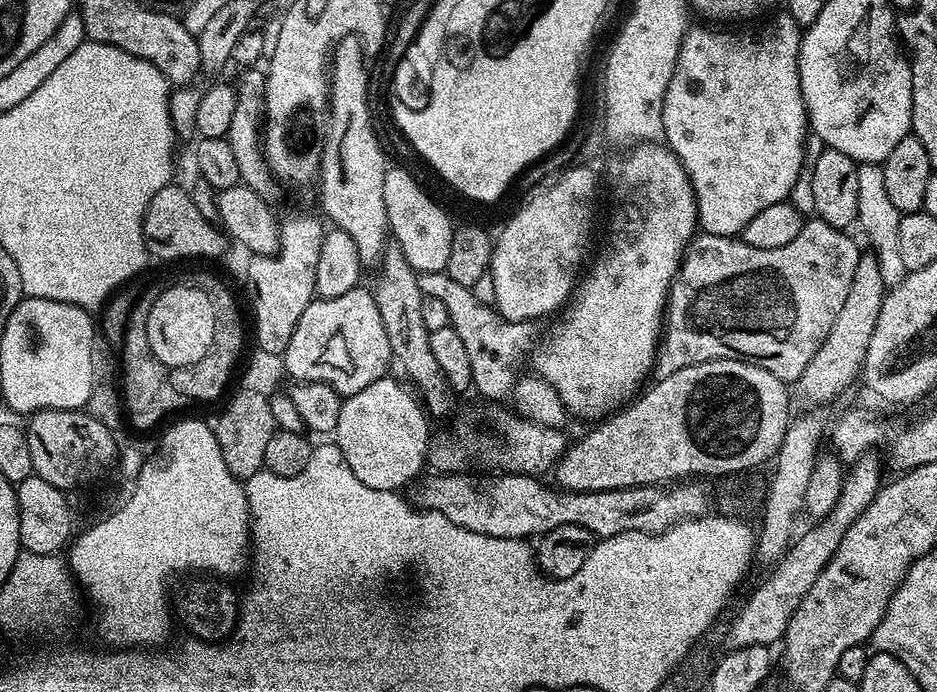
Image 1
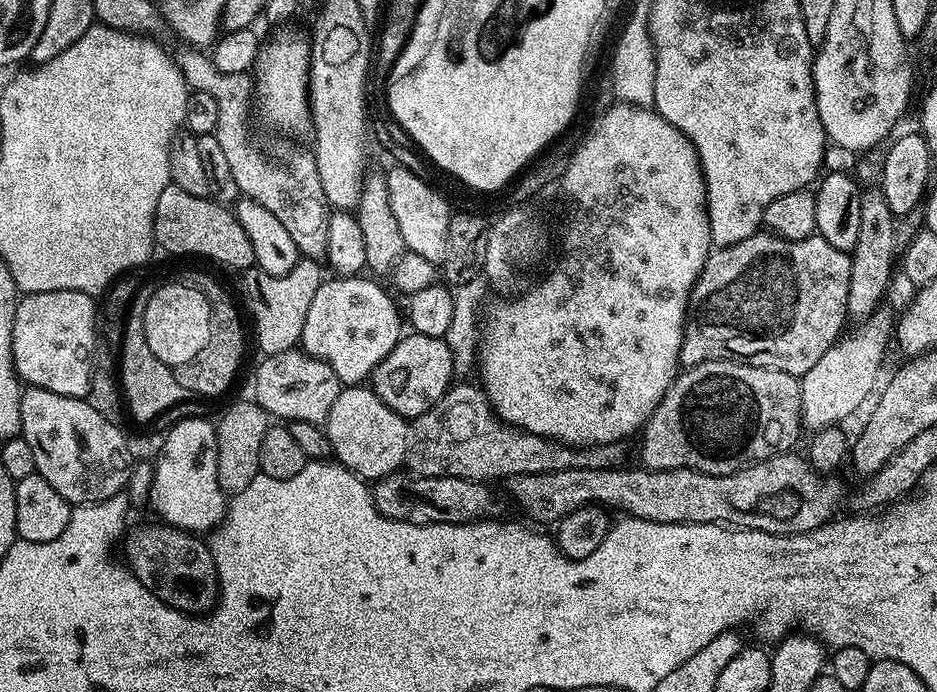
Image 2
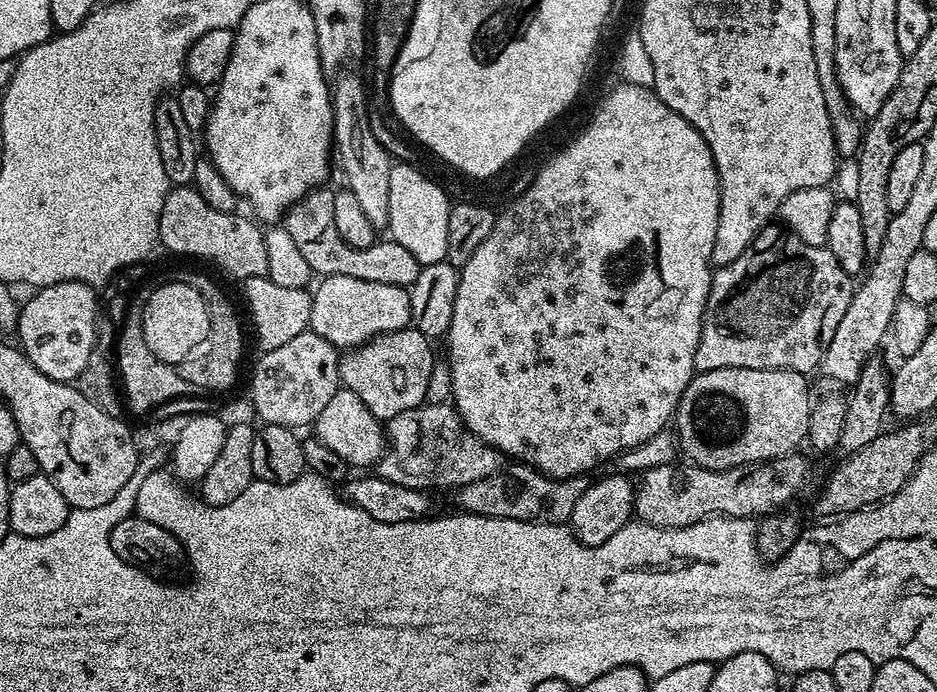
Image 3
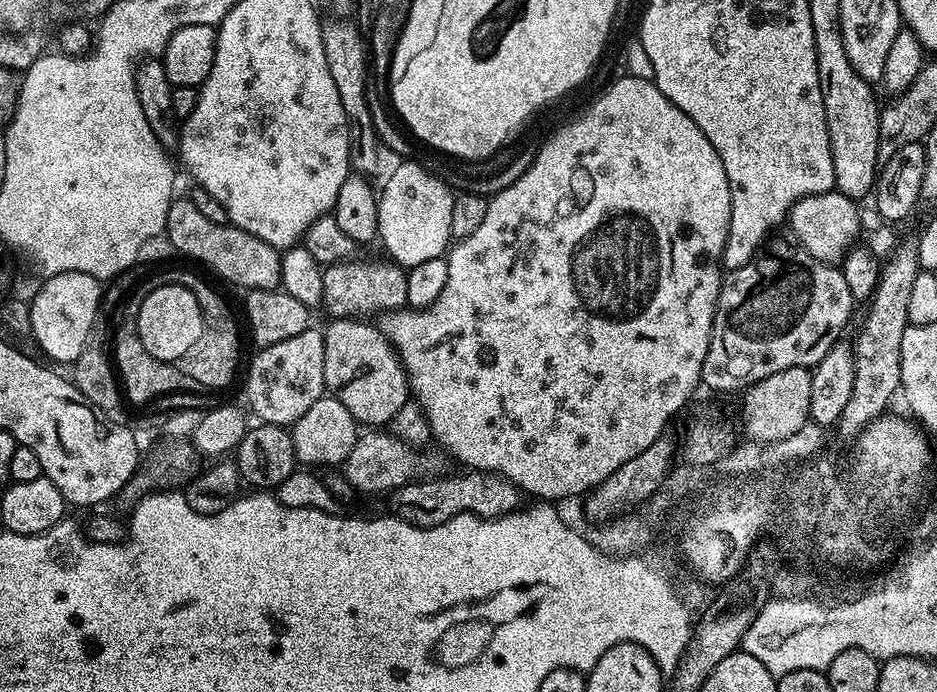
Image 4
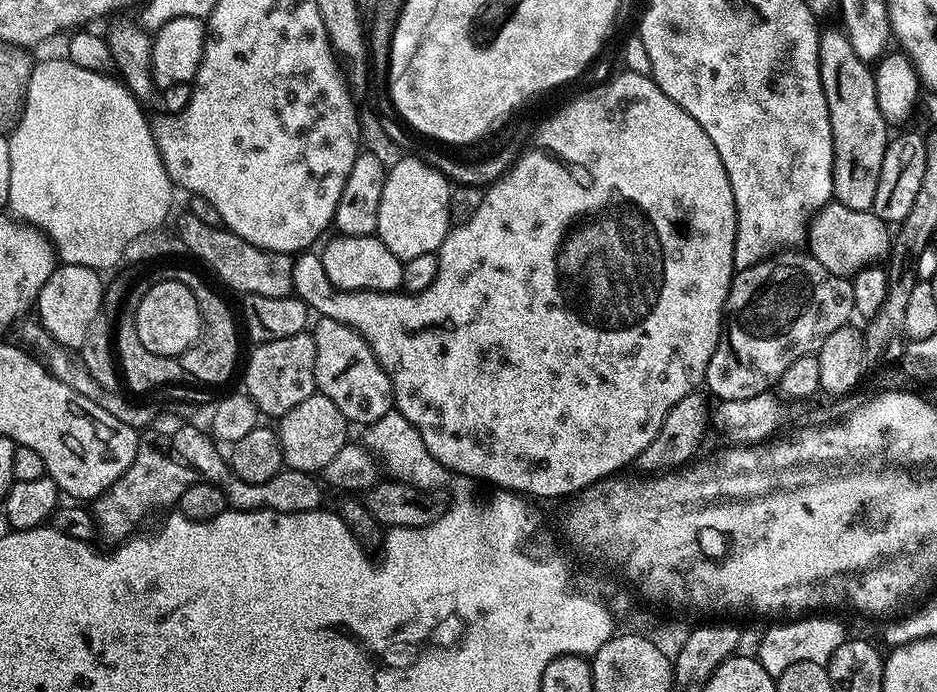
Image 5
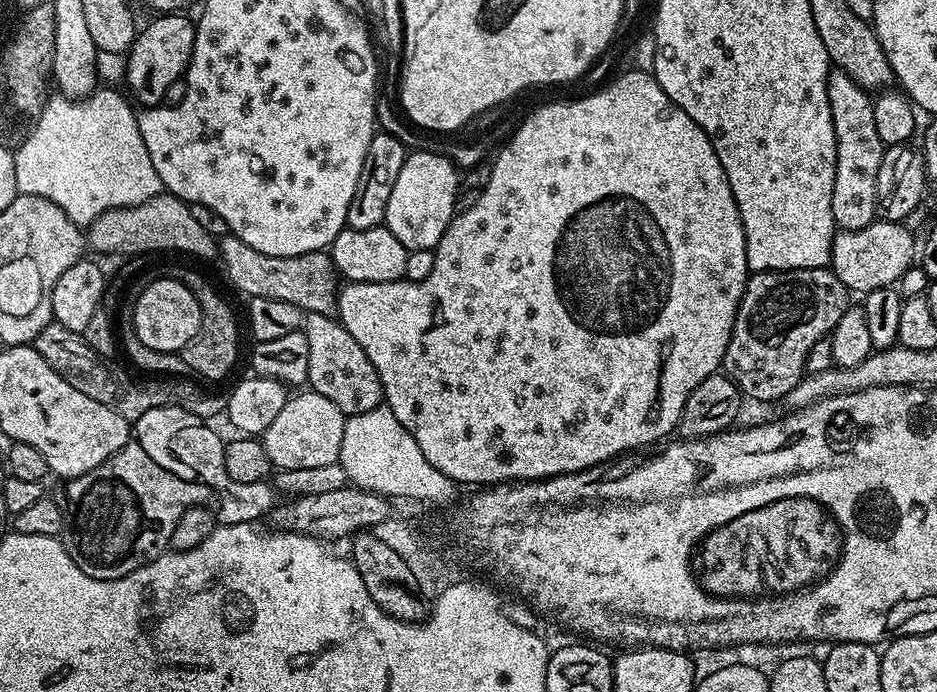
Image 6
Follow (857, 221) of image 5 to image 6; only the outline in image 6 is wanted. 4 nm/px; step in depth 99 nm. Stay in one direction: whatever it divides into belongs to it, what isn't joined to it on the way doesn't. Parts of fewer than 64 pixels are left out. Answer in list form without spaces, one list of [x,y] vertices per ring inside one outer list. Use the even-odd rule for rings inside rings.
[[[877,219],[862,230],[837,231],[832,240],[830,267],[851,293],[860,292],[859,295],[865,296],[876,289],[893,287],[899,283],[901,276],[913,267],[918,252],[918,242],[917,240],[915,242],[911,230],[904,227],[908,226],[900,222]]]

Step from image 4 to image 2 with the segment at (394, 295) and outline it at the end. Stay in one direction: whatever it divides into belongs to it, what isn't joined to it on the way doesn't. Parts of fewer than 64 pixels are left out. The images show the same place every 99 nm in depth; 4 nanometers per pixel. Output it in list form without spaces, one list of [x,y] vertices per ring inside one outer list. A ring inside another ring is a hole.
[[[363,275],[331,279],[321,282],[314,302],[310,302],[310,310],[306,310],[306,326],[302,326],[300,344],[303,351],[329,364],[341,385],[360,386],[400,341],[402,312],[392,301],[393,293],[375,284],[380,283],[375,279],[364,280]]]

